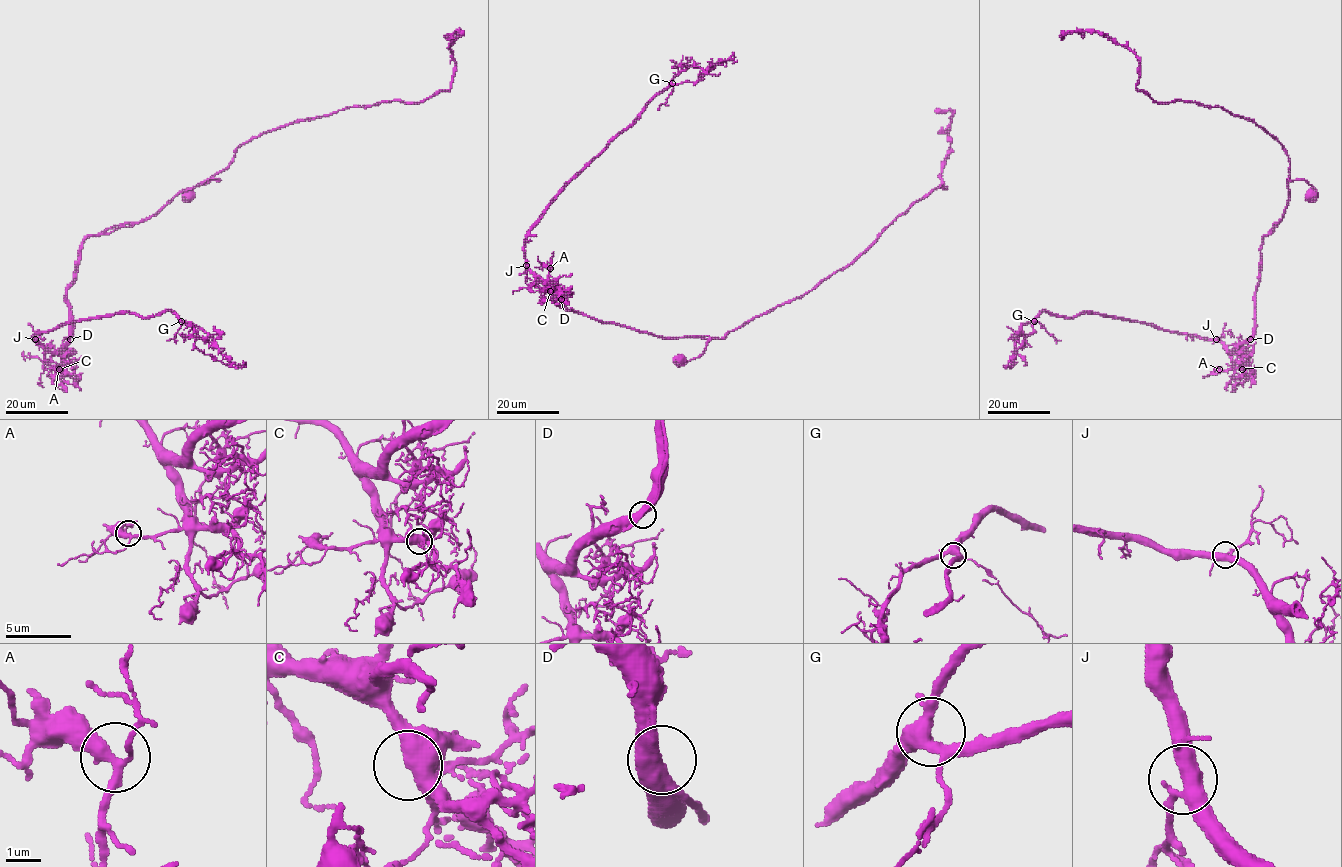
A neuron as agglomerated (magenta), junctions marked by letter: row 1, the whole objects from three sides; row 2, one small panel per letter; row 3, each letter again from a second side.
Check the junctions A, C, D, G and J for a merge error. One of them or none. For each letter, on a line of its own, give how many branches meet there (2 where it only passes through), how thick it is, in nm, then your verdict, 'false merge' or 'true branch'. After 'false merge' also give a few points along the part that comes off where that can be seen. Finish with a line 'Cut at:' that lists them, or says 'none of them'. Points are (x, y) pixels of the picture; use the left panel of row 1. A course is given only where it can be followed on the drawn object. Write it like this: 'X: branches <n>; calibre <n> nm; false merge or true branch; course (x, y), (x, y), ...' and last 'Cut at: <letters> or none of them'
A: branches 3; calibre 320 nm; true branch
C: branches 3; calibre 480 nm; true branch
D: branches 2; calibre 500 nm; true branch
G: branches 4; calibre 400 nm; true branch
J: branches 4; calibre 440 nm; true branch
Cut at: none of them

